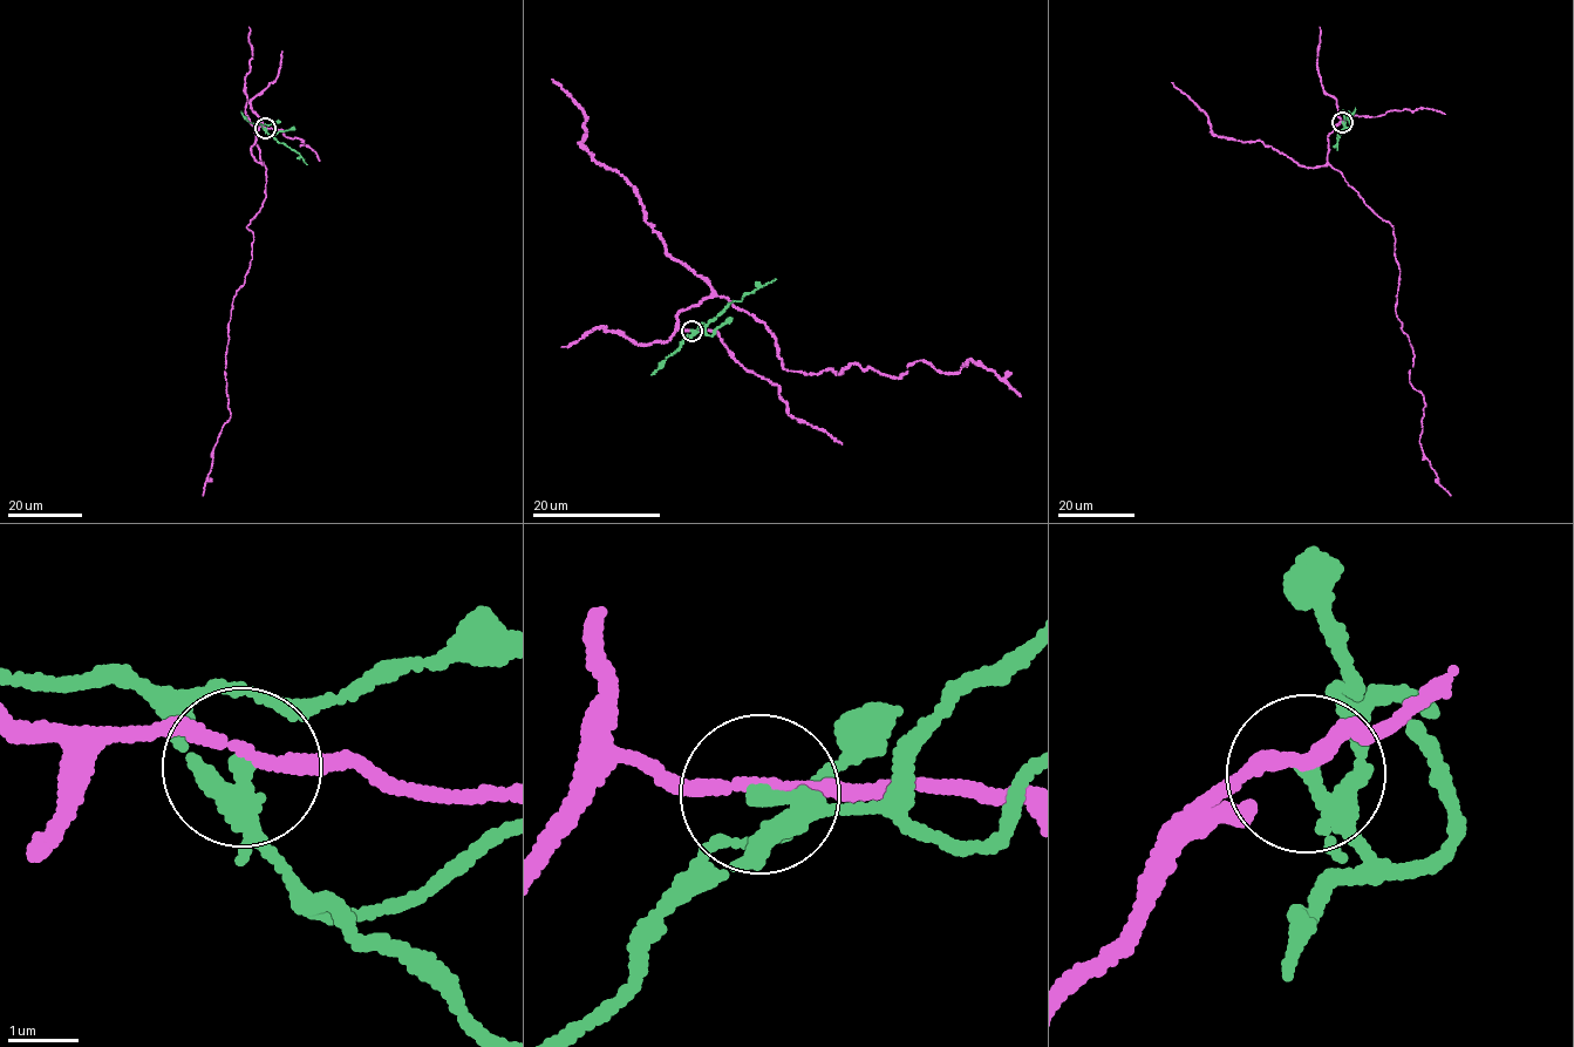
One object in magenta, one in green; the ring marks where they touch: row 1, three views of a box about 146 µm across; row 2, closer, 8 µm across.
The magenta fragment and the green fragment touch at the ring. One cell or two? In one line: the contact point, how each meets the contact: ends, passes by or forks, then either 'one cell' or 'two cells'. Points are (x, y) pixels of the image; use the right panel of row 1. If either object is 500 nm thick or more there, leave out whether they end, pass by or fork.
at (1342, 122); magenta passes by; green forks there; two cells

